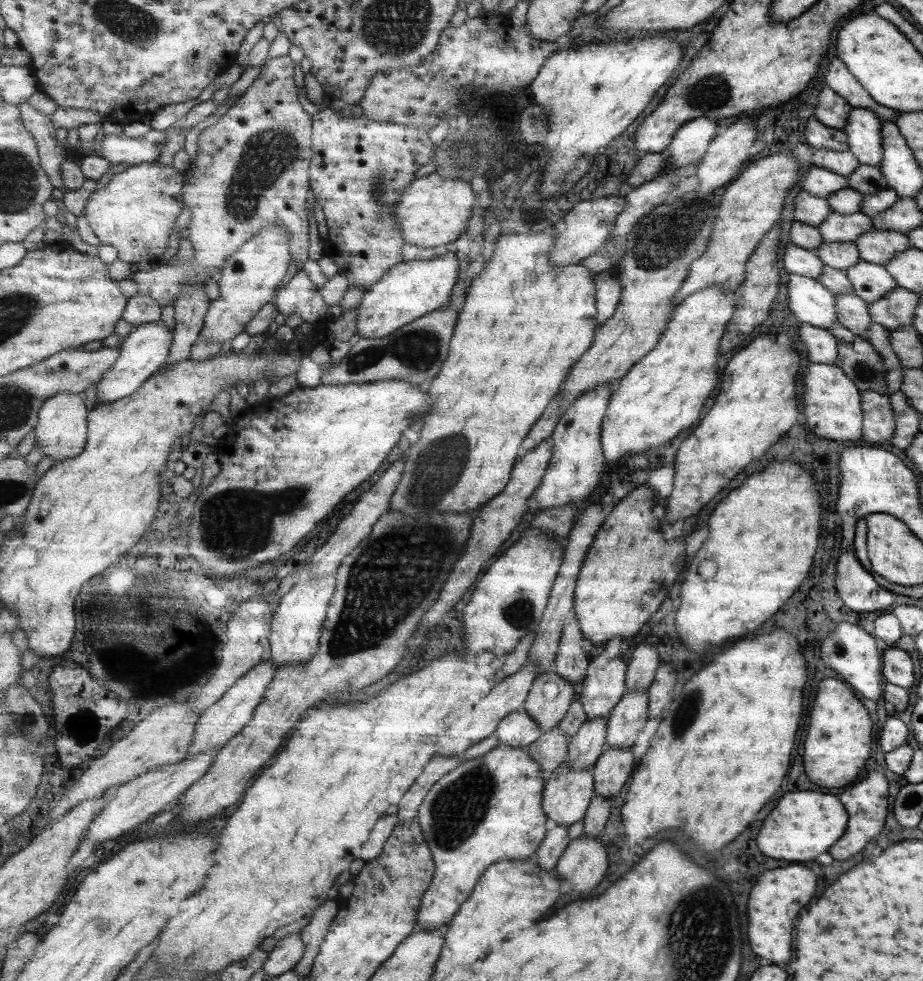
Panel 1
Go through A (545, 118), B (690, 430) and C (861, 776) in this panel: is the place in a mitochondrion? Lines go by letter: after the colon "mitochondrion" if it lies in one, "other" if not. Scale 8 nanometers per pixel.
A: other
B: other
C: other

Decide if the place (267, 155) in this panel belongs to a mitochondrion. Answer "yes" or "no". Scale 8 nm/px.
yes

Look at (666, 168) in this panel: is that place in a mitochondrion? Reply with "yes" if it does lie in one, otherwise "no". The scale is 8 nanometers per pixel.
no

